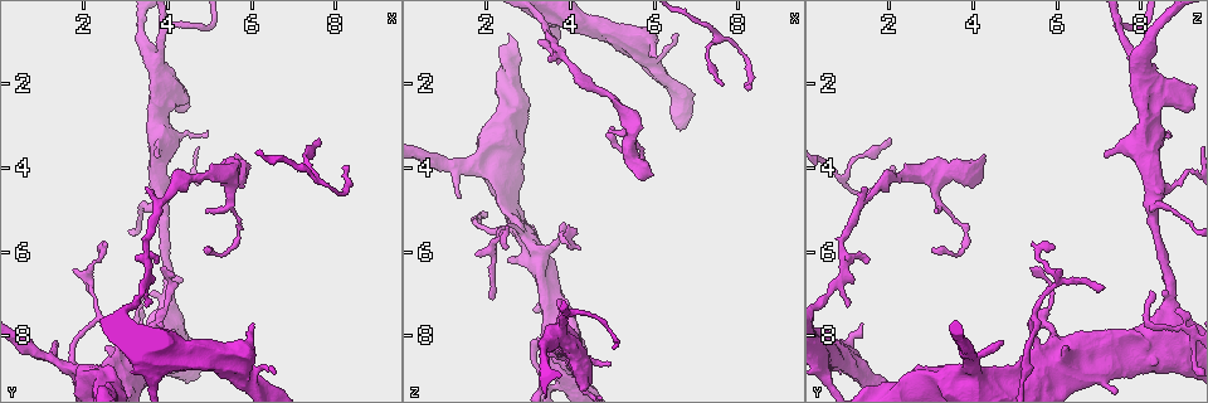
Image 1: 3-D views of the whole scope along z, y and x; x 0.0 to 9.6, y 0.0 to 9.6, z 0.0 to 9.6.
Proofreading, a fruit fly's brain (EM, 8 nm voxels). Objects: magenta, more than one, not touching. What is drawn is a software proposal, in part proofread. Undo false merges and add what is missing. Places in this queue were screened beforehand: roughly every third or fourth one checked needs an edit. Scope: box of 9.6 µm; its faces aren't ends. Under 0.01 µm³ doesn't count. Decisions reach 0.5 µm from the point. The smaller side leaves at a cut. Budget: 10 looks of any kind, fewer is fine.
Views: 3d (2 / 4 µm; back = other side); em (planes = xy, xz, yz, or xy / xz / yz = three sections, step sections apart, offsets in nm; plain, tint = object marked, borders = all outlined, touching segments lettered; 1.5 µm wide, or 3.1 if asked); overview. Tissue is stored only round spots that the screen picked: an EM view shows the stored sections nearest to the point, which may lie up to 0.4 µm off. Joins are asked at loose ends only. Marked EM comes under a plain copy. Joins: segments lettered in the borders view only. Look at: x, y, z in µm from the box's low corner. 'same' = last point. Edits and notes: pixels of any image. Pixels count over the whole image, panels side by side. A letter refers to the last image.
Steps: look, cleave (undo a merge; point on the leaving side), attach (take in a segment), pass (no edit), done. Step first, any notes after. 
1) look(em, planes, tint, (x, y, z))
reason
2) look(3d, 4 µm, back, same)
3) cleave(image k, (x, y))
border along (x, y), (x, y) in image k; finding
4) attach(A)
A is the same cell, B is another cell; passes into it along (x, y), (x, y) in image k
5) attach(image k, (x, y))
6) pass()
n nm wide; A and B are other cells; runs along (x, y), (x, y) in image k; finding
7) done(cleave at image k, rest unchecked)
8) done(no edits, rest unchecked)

look(3d, 4 µm, (5.70, 3.80, 4.25))
an open end

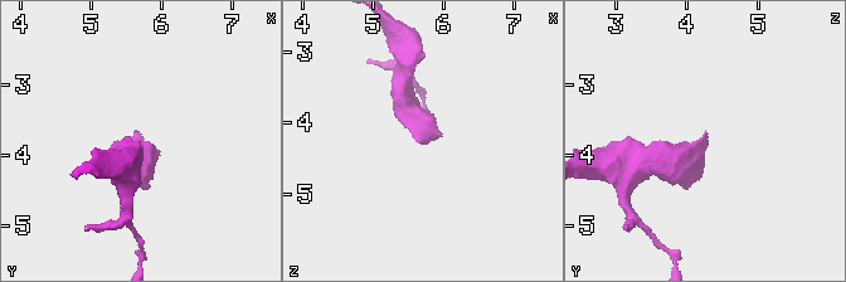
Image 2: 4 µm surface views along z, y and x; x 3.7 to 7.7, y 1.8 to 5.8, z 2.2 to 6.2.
look(em, planes, borders, (5.75, 3.75, 4.30))

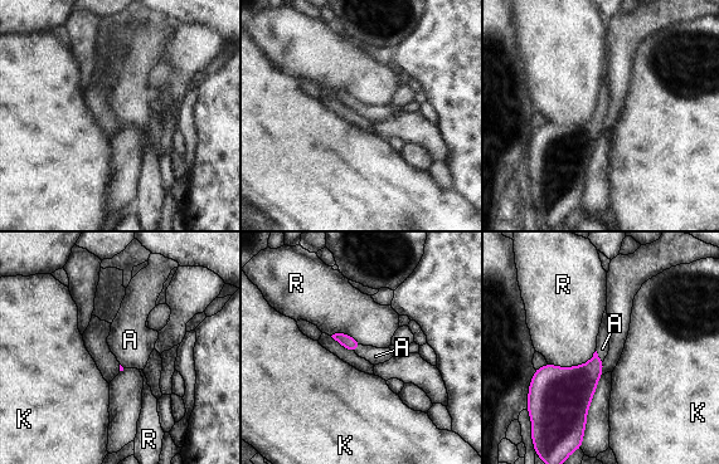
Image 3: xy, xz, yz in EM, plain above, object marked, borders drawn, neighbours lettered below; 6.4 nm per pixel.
attach(A)
A is the same cell, K and R are other cells; it goes on there

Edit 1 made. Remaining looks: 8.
look(em, planes, borders, (5.00, 3.25, 8.70))

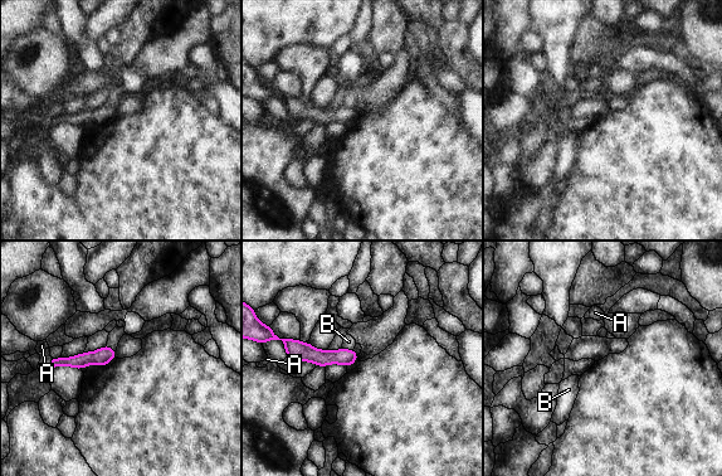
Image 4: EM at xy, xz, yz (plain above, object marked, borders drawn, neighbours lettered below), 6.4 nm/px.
pass()
A and B are other cells; no lettered segment goes on from it

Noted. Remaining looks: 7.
look(em, xz, step 4, tint, (5.65, 5.80, 3.85))
sharp bend

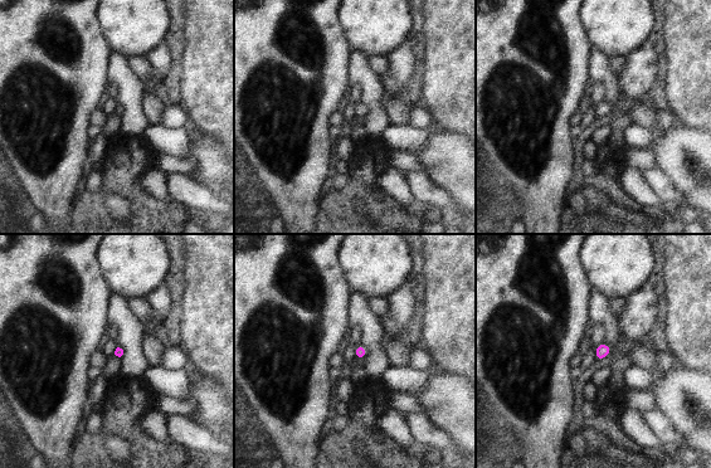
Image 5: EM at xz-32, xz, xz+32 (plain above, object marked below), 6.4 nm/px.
look(em, planes, tint, same)
another direction

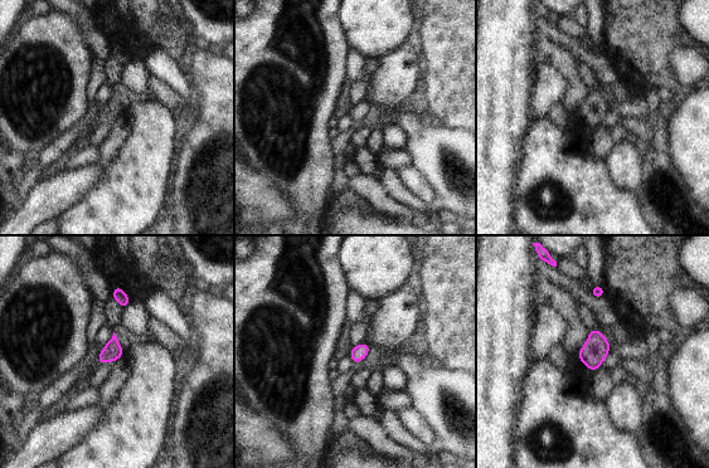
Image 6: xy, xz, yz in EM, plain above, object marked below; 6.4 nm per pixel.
look(em, planes, borders, same)
what lies round it

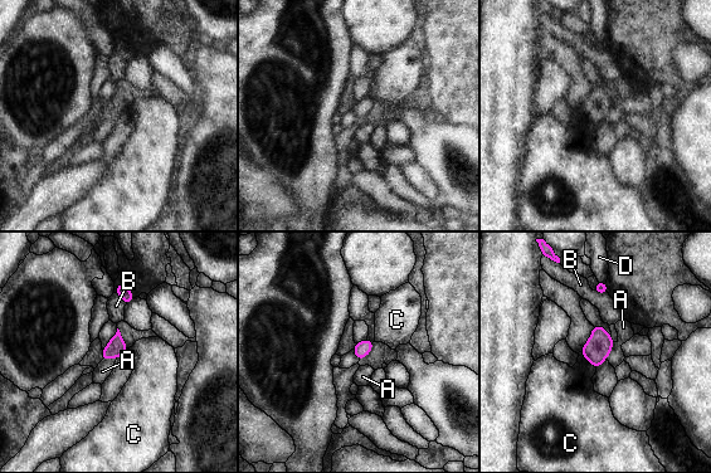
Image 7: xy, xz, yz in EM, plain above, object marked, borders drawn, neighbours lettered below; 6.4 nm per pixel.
pass()
A, B, C and D are other cells; border along (614, 342), (605, 359) in image 7; continuous, no second neuron

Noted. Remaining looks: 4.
look(em, xz, step 4, tint, (2.15, 6.65, 6.00))
abrupt turn

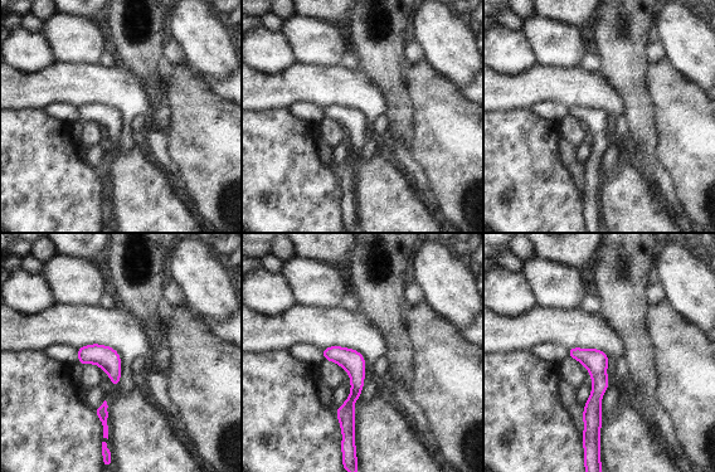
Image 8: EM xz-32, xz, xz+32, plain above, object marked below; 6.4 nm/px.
look(em, planes, borders, same)

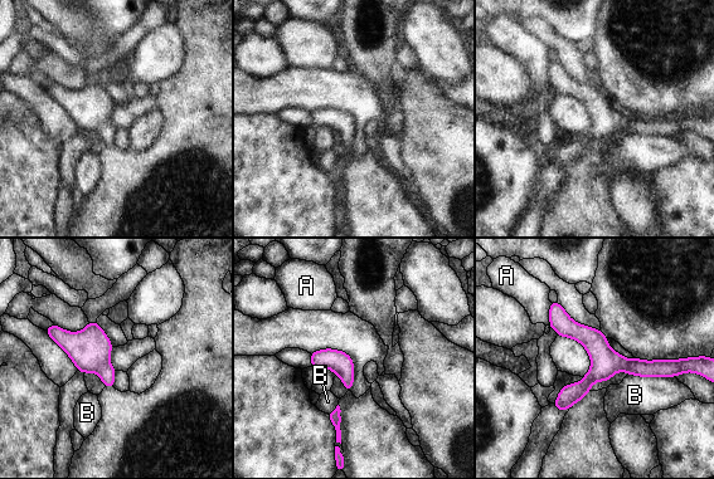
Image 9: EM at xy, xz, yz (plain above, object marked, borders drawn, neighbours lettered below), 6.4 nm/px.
pass()
B touches over 300 nm; A and B are other cells; border along (627, 374), (674, 377) in image 9; continuous, no second neuron

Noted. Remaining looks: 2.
done(attach at image 3, rest unchecked)

